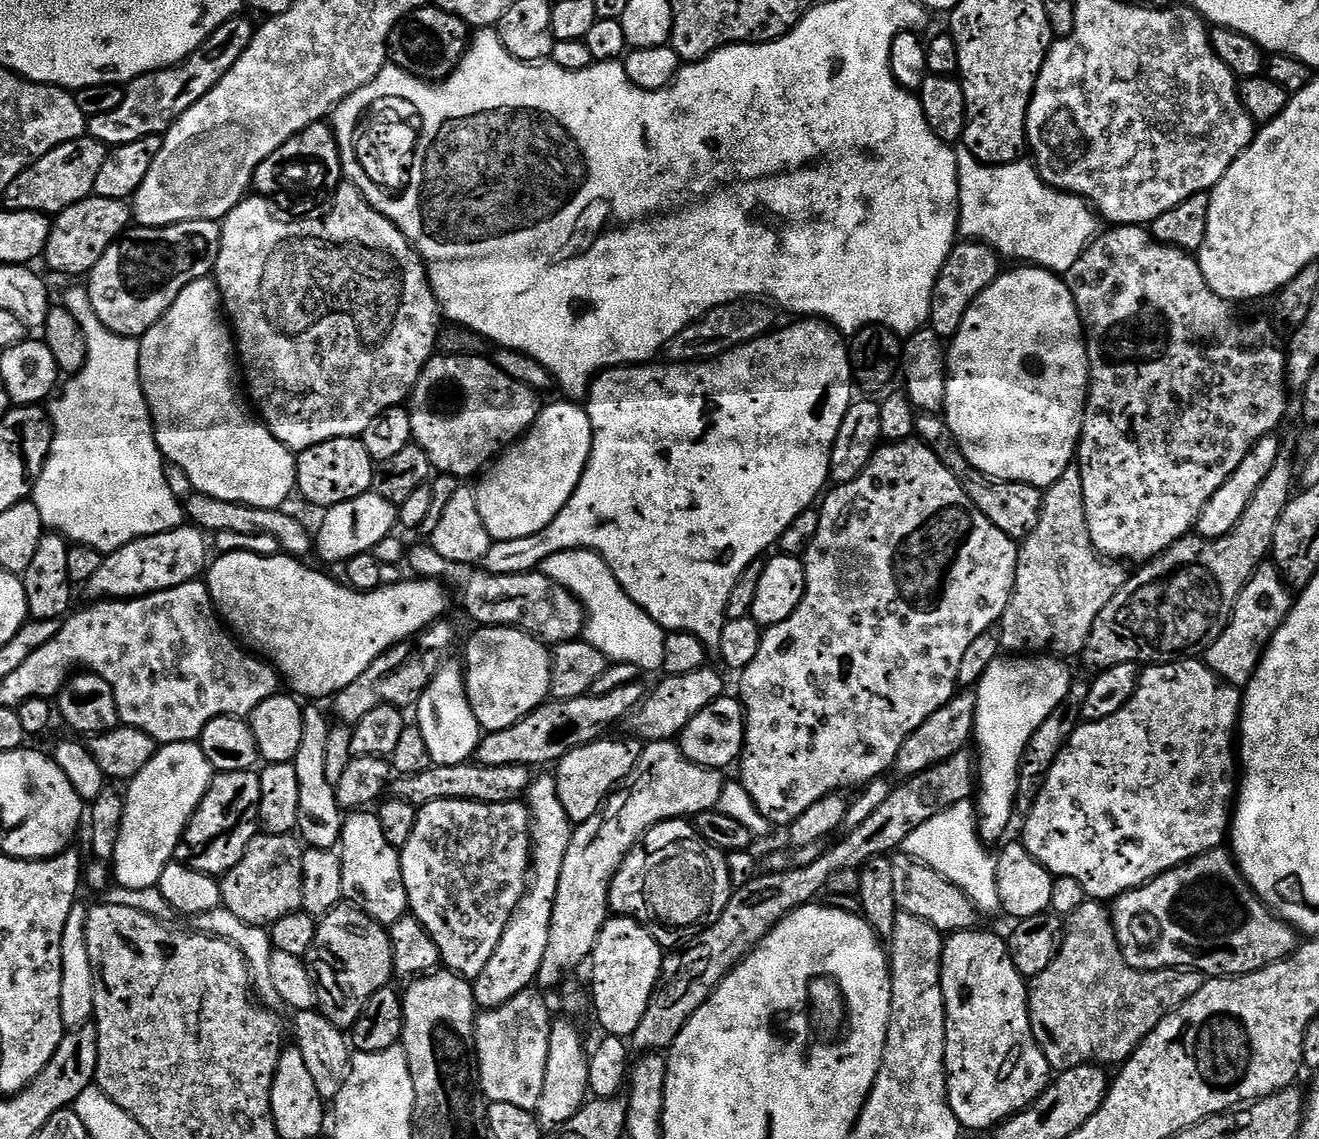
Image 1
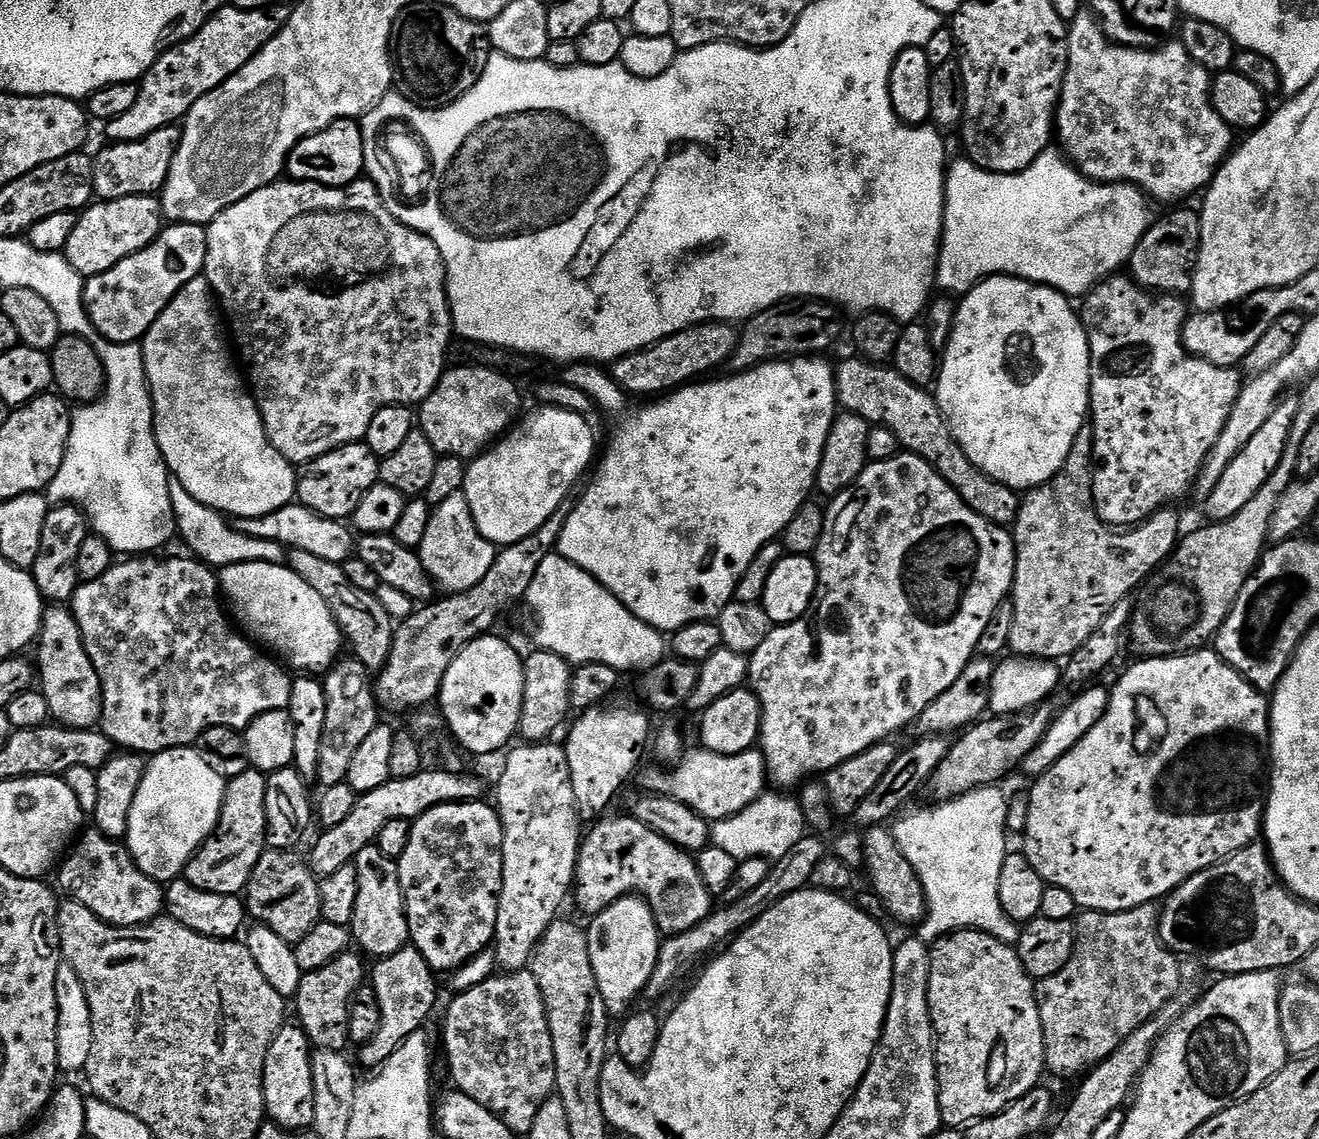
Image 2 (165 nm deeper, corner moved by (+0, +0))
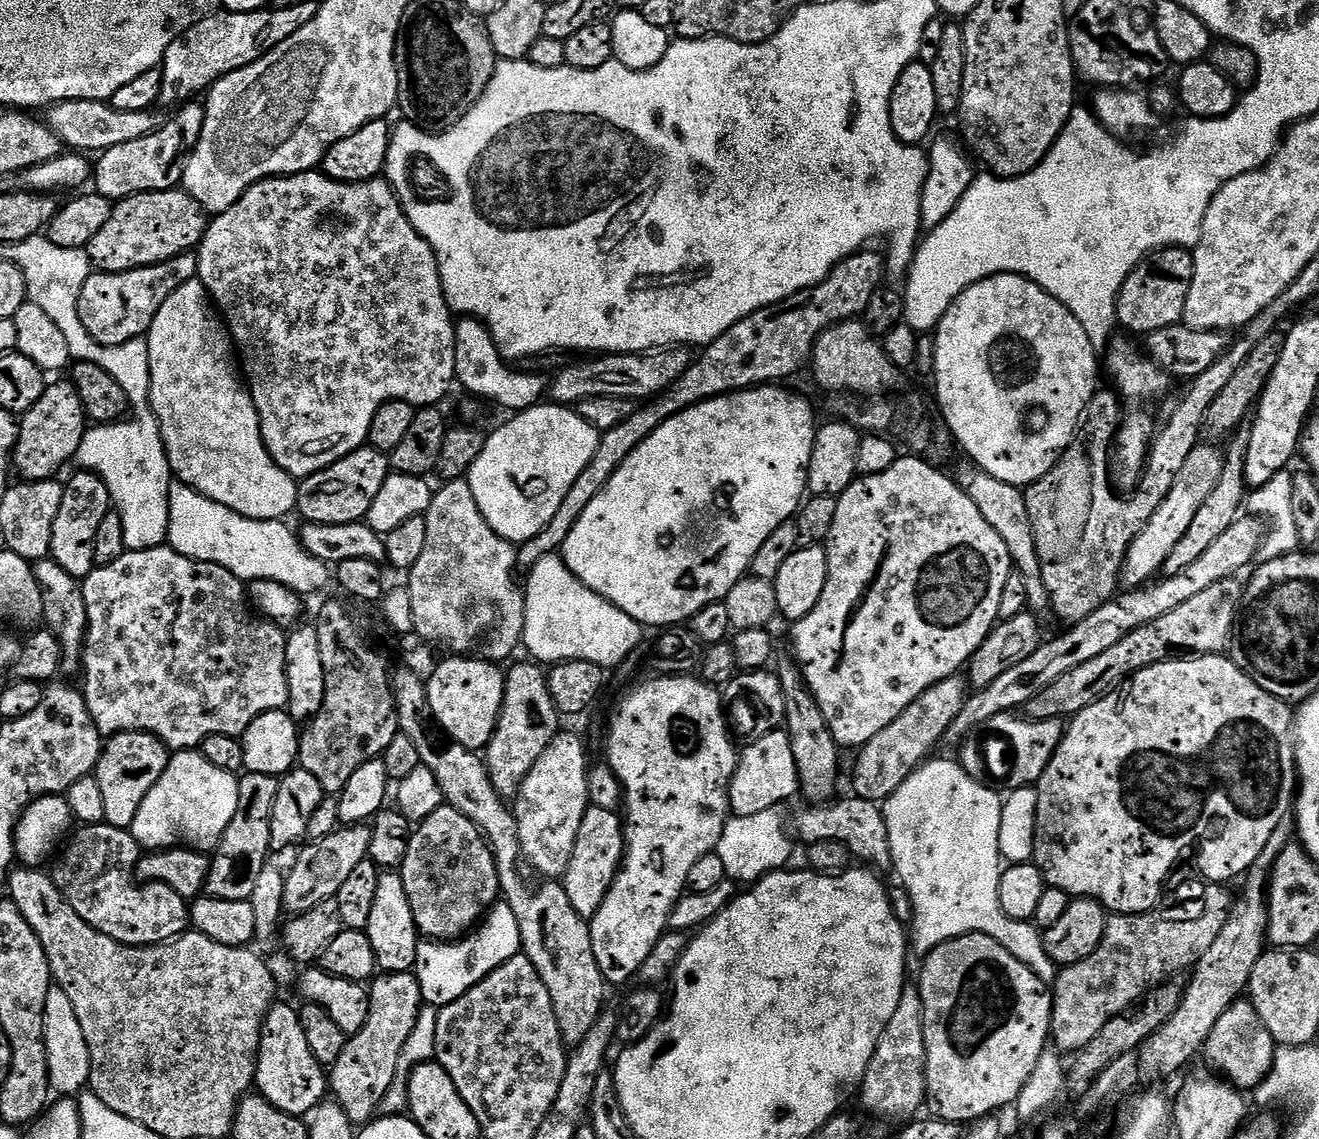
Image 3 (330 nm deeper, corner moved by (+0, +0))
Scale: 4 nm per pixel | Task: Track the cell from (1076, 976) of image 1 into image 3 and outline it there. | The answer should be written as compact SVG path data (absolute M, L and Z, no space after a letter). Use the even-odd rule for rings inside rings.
M1211 882L1200 884L1177 886L1176 900L1180 903L1177 908L1161 907L1159 910L1138 914L1109 915L1098 950L1094 950L1094 954L1090 954L1090 958L1082 962L1059 969L1056 982L1050 988L1052 993L1050 1040L1055 1051L1061 1054L1078 1051L1082 1046L1086 1046L1086 1042L1090 1042L1090 1038L1094 1038L1094 1034L1098 1034L1098 1030L1102 1030L1102 1026L1106 1026L1106 1022L1110 1022L1110 1018L1122 1014L1131 1004L1136 1003L1139 996L1145 996L1151 988L1158 987L1165 980L1184 974L1180 972L1187 973L1195 969L1202 954L1206 954L1214 938L1218 938L1222 926L1226 926L1228 913L1232 911L1234 903L1233 893L1231 896L1224 884Z

